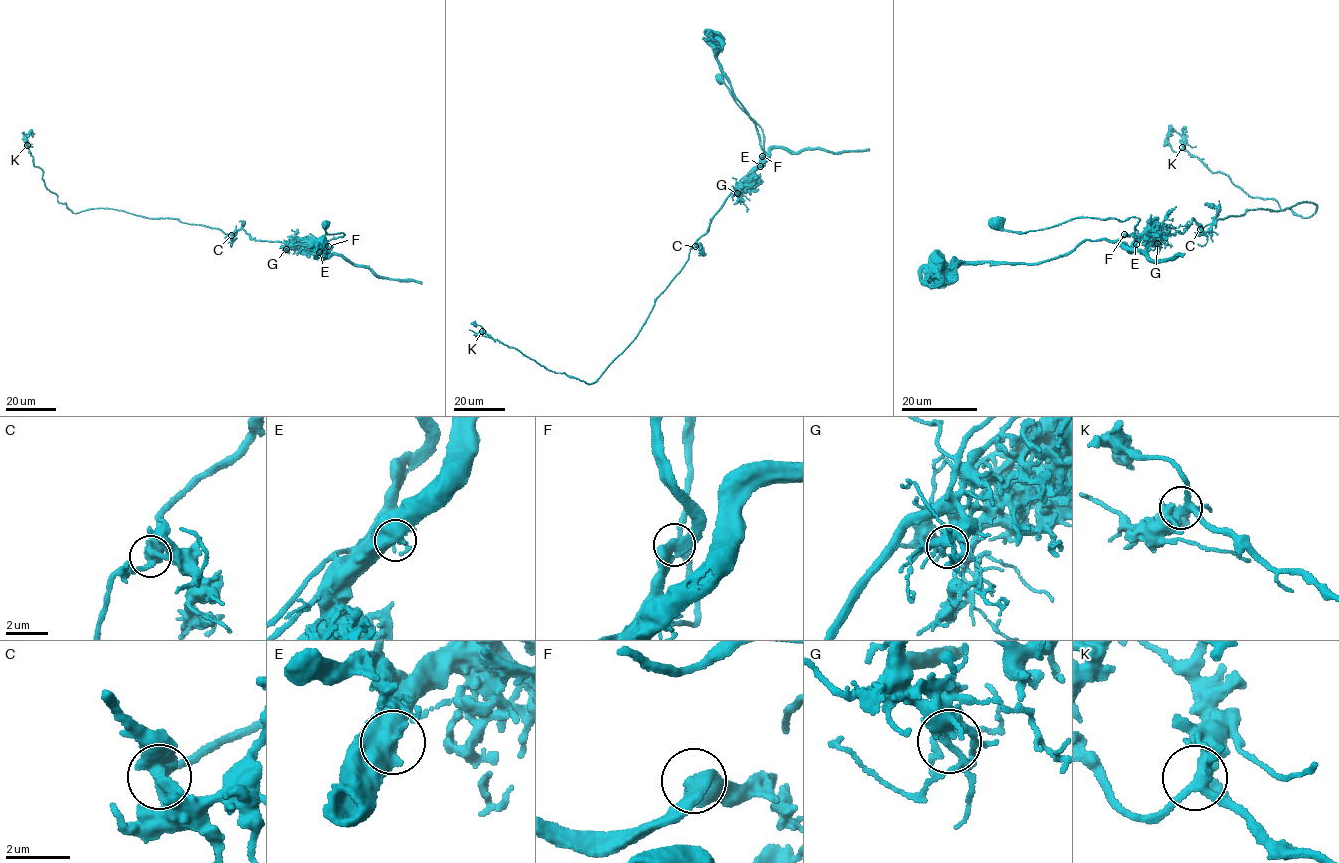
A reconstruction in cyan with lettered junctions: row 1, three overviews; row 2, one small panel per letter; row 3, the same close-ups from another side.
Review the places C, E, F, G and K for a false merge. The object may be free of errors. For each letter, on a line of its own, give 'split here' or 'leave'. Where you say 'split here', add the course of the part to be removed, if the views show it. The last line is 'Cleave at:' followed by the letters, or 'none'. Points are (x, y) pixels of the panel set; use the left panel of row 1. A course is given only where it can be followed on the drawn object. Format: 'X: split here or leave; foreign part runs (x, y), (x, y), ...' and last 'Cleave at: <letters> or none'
C: leave
E: split here; foreign part runs (319, 252), (251, 239), (242, 229), (226, 234), (98, 208), (73, 213), (34, 166), (25, 138), (32, 129)
F: leave
G: leave
K: leave
Cleave at: E

